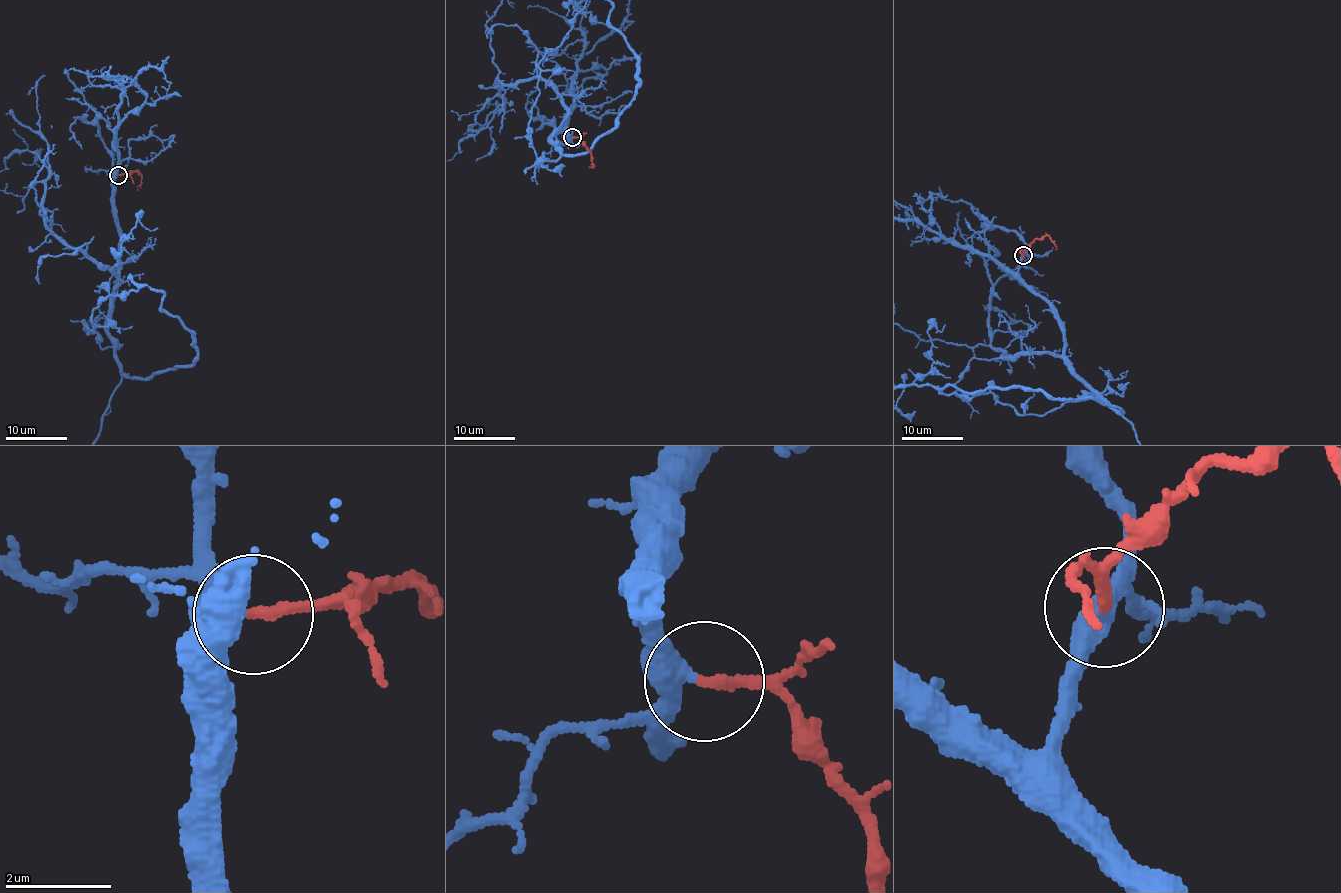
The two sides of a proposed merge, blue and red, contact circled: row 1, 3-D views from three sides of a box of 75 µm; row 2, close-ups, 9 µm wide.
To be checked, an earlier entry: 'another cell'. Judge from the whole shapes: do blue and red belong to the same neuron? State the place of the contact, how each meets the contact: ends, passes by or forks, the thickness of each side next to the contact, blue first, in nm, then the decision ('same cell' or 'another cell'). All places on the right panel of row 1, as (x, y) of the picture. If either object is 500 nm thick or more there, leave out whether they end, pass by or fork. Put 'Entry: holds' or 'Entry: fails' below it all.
at (1023, 255); blue passes by; red ends there; 360 nm thick on the blue side, 220 nm on the other; same cell
Entry: fails

